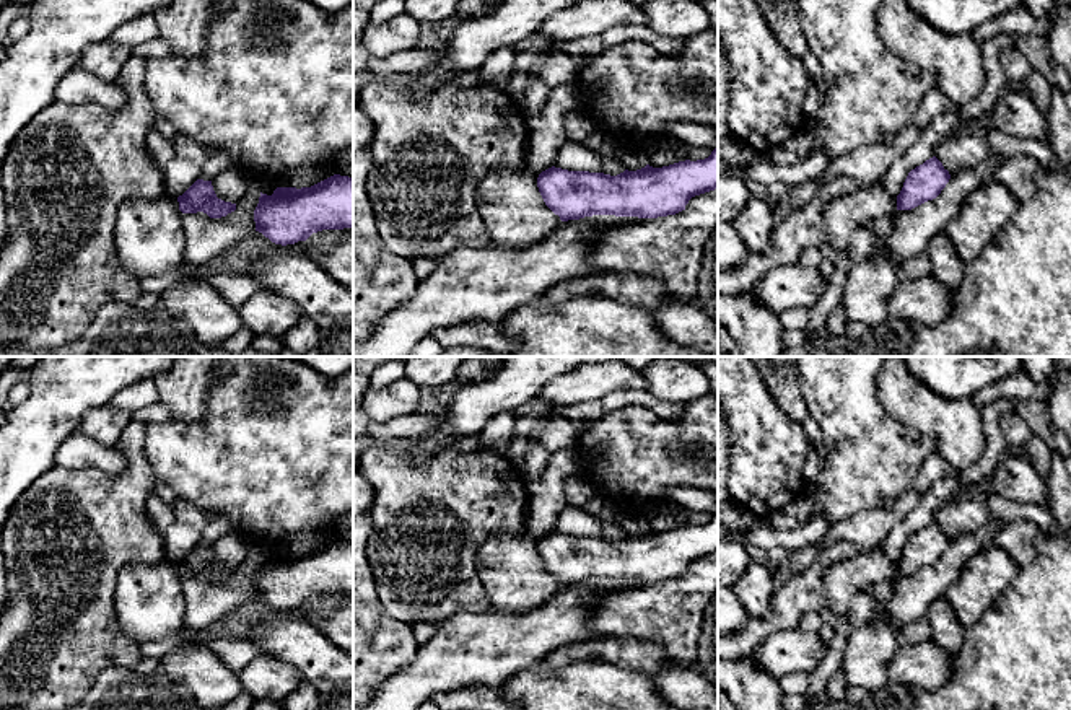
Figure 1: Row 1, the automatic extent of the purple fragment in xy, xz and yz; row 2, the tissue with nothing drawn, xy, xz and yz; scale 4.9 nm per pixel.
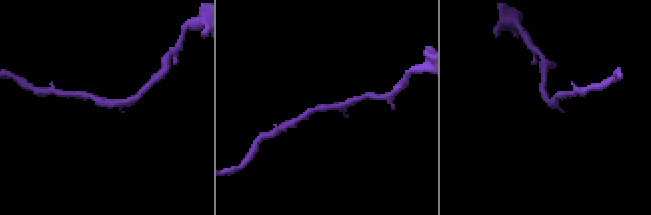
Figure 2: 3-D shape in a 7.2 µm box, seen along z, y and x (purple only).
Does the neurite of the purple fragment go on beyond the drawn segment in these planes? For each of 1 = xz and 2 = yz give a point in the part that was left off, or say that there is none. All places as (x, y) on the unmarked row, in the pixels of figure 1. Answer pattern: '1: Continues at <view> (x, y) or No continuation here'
1: No continuation here
2: No continuation here

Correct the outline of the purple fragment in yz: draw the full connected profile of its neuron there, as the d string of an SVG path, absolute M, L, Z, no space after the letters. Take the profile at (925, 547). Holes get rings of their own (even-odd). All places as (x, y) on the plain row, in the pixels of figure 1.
M933 521L911 534L897 560L897 575L911 575L936 563L949 547L951 539L942 528Z

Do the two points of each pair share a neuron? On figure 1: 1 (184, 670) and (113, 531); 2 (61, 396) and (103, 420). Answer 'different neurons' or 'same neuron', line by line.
1: different neurons
2: different neurons

